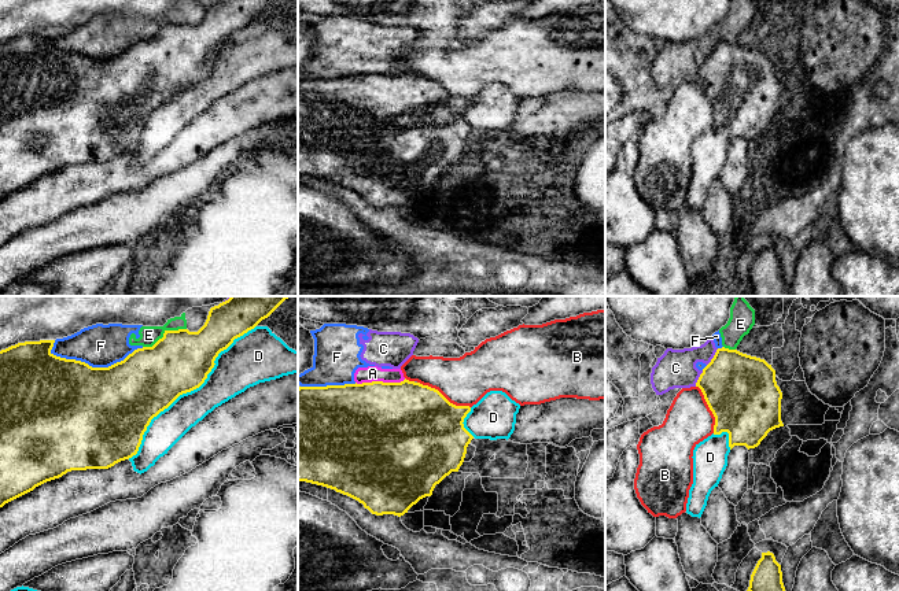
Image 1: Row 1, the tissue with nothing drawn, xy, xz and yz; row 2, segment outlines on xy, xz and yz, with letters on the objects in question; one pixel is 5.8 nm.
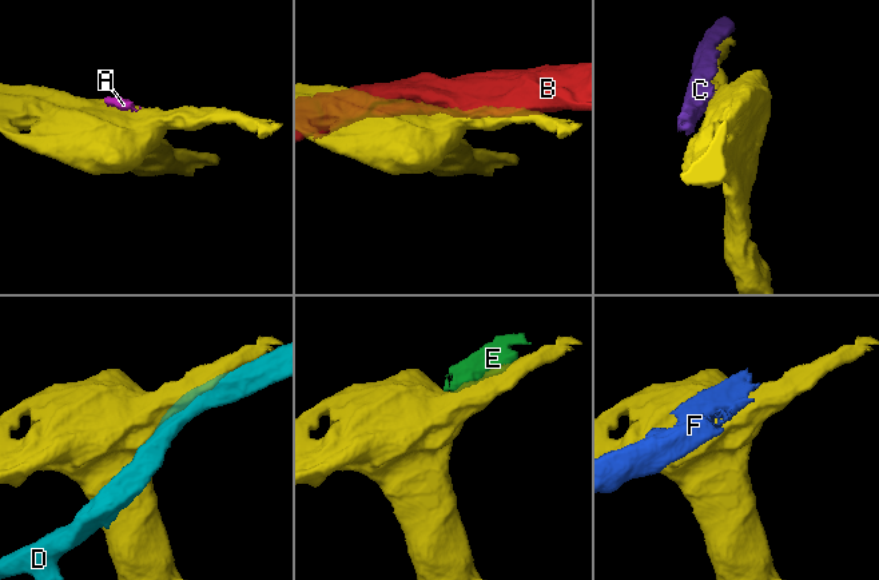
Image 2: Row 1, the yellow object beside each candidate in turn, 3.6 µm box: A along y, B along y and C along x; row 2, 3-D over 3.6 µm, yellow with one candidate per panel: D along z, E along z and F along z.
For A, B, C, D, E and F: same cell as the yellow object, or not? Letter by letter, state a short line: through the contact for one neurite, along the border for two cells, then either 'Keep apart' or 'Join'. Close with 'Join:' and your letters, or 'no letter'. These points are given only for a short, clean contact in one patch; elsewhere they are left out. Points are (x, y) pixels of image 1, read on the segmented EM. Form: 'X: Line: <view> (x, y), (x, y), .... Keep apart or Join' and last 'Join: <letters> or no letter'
A: Line: xz (405, 379), (400, 381), (356, 383). Keep apart
B: Keep apart
C: Keep apart
D: Keep apart
E: Keep apart
F: Keep apart
Join: no letter

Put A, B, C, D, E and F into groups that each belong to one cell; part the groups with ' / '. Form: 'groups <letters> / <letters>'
groups A C E F / B / D

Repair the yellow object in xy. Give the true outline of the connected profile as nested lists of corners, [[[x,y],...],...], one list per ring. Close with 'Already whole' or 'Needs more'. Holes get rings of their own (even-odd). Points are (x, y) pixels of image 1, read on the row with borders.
[[[231,296],[210,309],[198,332],[165,330],[152,347],[135,350],[108,367],[92,367],[51,352],[55,340],[25,341],[0,351],[0,507],[71,470],[108,469],[137,454],[151,420],[180,395],[199,388],[218,354],[254,329],[291,296]]]. Already whole

